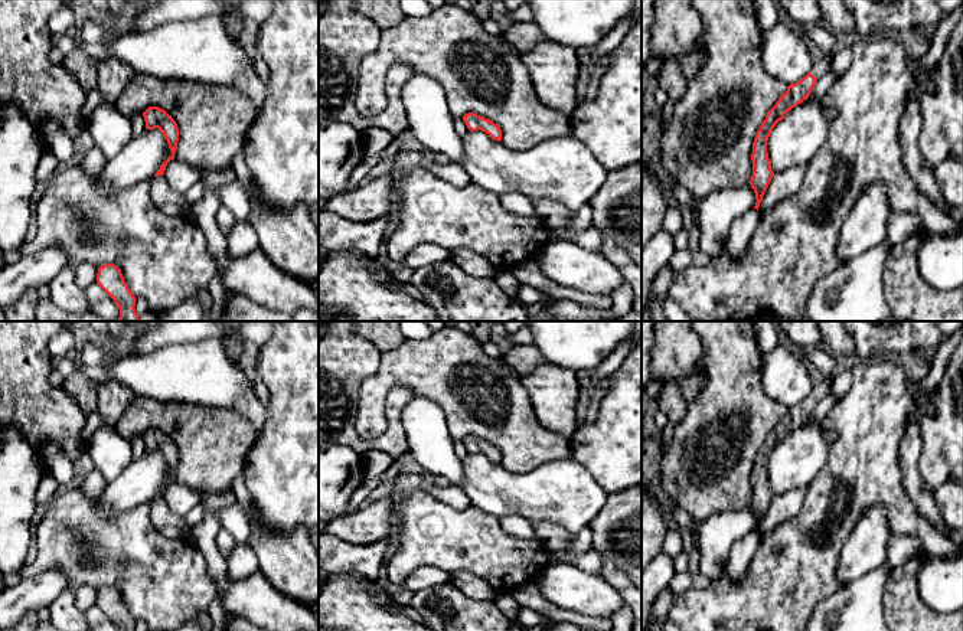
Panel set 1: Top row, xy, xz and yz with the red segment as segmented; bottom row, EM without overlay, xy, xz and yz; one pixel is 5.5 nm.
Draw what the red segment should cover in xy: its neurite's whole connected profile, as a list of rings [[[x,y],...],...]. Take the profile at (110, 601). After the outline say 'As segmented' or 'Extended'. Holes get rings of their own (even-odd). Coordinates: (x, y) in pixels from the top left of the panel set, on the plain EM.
[[[114,586],[98,591],[97,607],[114,622],[118,631],[134,631],[136,619],[124,604],[121,592]]]. As segmented

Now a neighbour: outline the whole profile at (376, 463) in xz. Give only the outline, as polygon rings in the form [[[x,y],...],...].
[[[370,449],[363,454],[365,475],[379,477],[394,464],[394,461],[395,460],[389,454]]]

